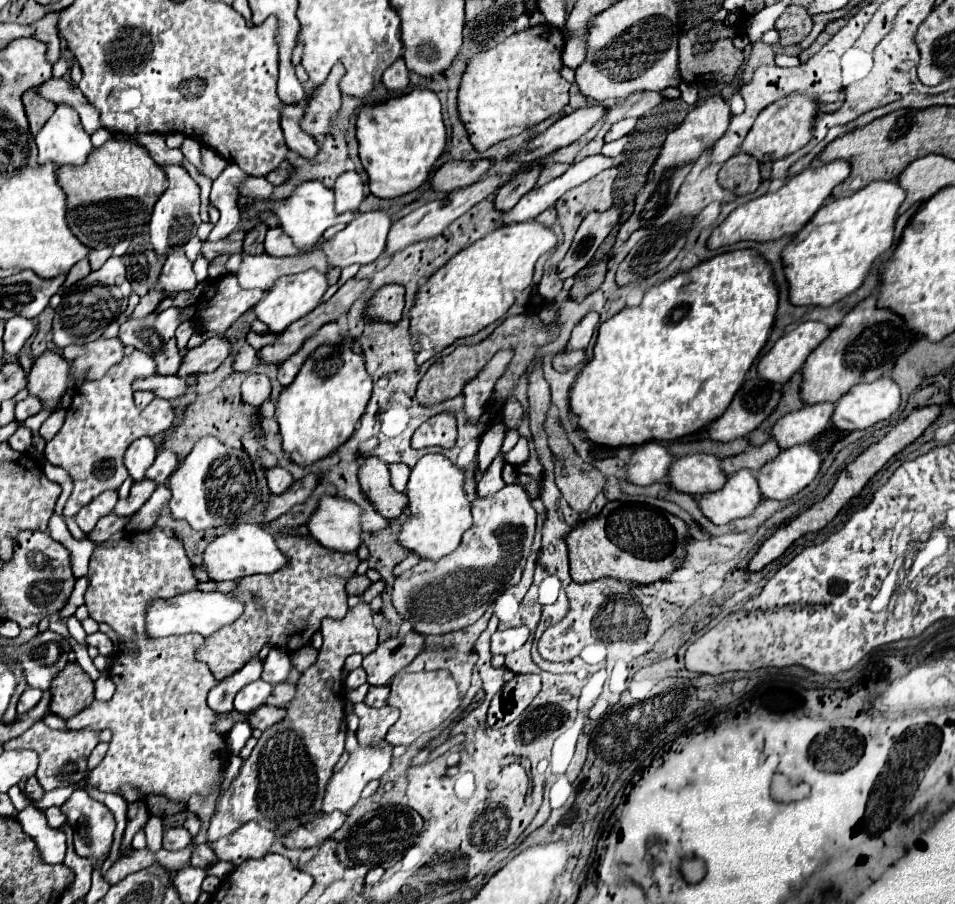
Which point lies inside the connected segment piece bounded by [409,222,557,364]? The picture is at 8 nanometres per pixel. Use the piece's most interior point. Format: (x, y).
(476, 287)

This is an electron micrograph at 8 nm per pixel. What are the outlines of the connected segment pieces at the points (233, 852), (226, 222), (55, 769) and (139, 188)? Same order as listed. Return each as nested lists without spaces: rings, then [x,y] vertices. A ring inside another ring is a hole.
[[[247,822],[231,836],[219,838],[217,844],[213,842],[209,846],[215,850],[219,860],[227,860],[239,866],[247,858],[267,856],[273,844],[275,844],[275,834],[271,830],[261,828],[257,822]]]
[[[227,164],[227,168],[219,174],[219,178],[213,180],[211,204],[221,212],[221,218],[215,224],[215,228],[211,230],[207,242],[209,240],[217,242],[221,238],[227,238],[237,228],[241,219],[241,212],[237,207],[238,188],[241,180],[245,180],[245,172],[235,164]]]
[[[43,720],[35,722],[25,734],[9,740],[3,744],[5,750],[17,750],[17,748],[29,748],[39,754],[39,768],[37,768],[37,780],[43,790],[53,790],[61,786],[79,786],[85,774],[87,766],[87,756],[97,744],[97,734],[93,730],[77,730],[77,732],[63,732],[63,730],[53,730],[49,728]]]
[[[107,140],[89,154],[83,166],[63,166],[57,180],[67,194],[67,224],[89,248],[115,246],[147,230],[155,200],[165,190],[167,176],[153,162],[147,148],[129,140]]]

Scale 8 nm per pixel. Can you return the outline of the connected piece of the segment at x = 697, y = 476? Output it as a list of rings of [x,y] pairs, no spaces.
[[[691,454],[677,458],[669,468],[669,480],[679,492],[701,496],[725,486],[727,474],[713,454]]]

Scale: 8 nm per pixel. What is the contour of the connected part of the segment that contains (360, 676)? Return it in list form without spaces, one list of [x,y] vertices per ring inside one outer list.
[[[359,666],[359,668],[355,668],[355,670],[351,670],[349,672],[349,676],[347,676],[347,680],[345,680],[345,688],[347,690],[355,690],[355,688],[359,688],[363,682],[365,682],[365,670]]]

